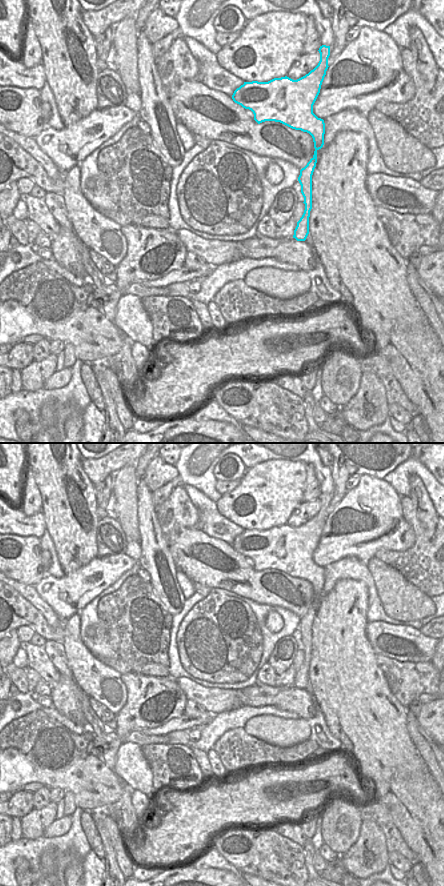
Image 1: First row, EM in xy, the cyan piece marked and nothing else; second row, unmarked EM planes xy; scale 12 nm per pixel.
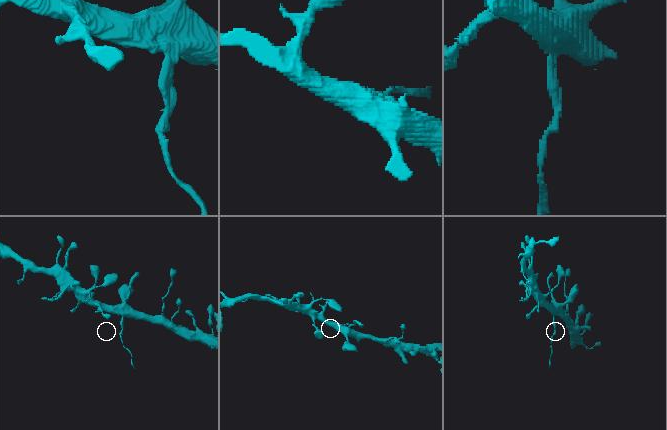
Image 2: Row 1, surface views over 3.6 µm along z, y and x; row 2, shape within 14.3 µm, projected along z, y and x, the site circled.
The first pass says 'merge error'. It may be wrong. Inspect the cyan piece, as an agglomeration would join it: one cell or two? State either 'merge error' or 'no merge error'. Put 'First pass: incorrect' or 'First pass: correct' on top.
First pass: correct
merge error

